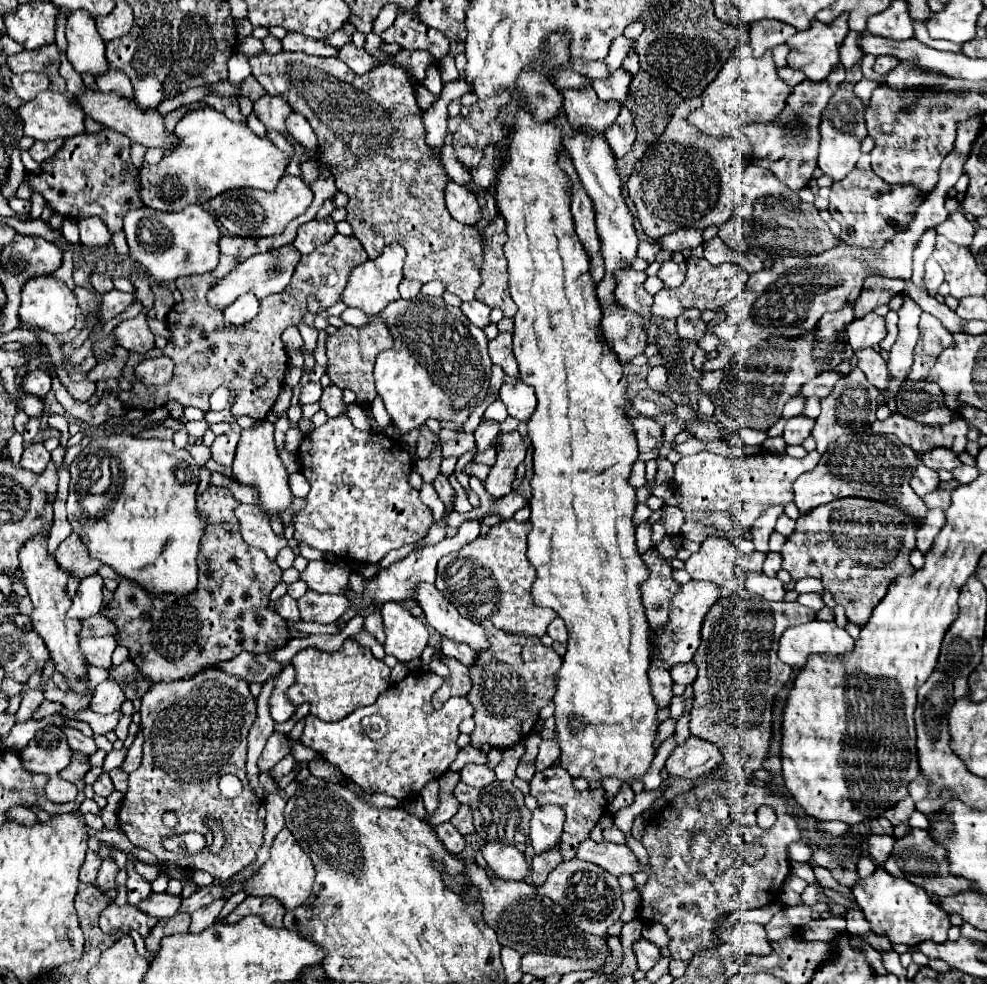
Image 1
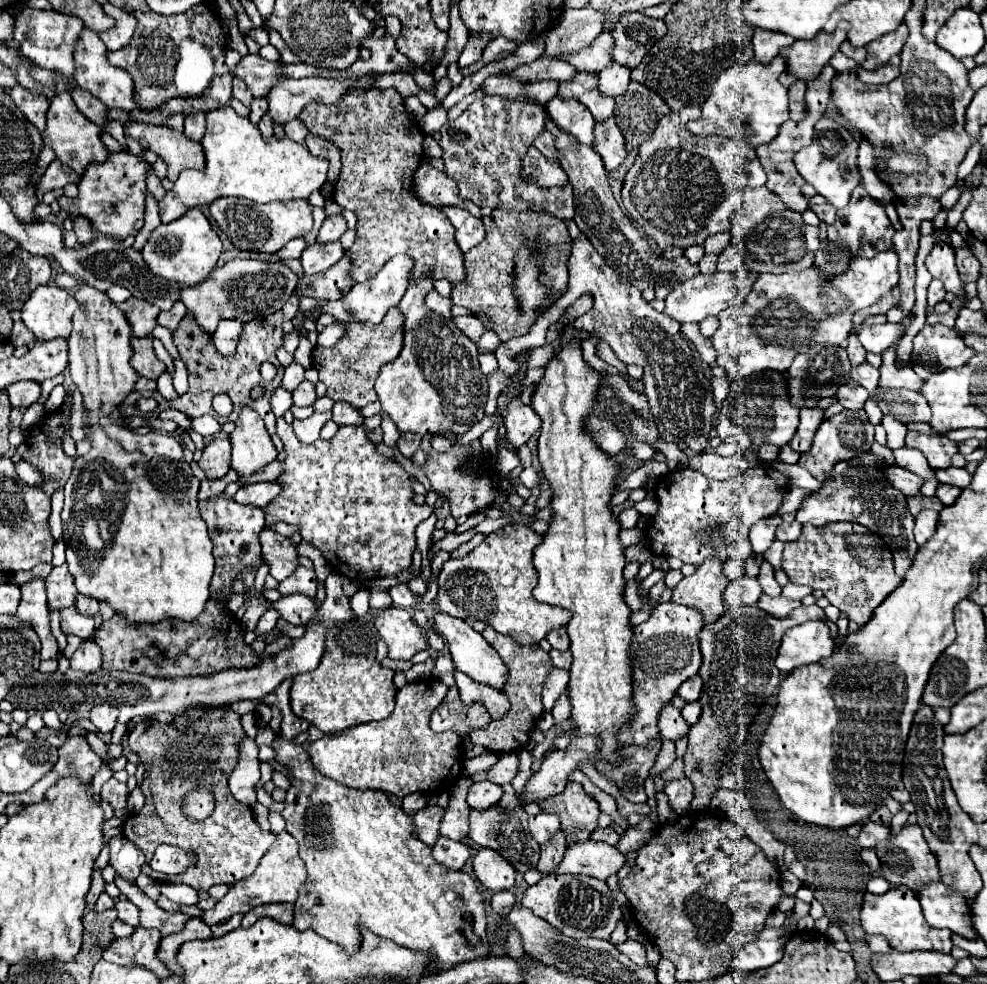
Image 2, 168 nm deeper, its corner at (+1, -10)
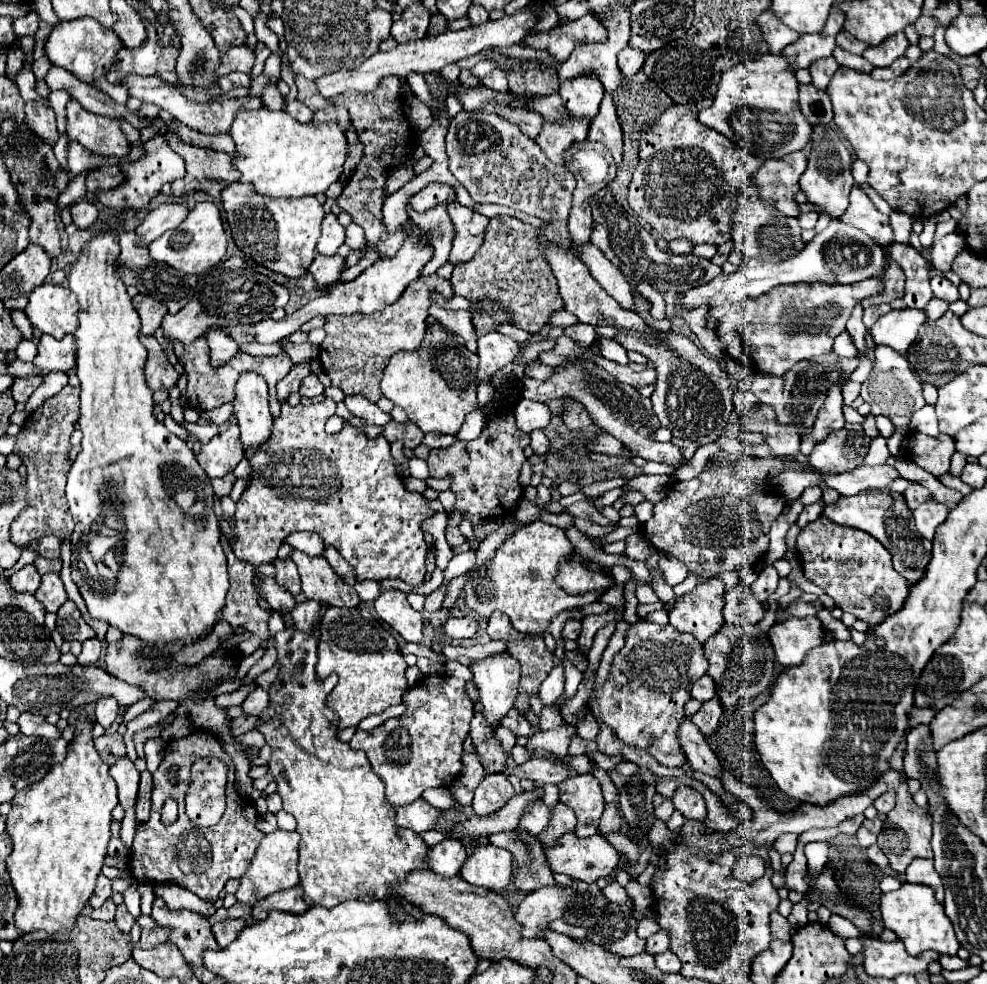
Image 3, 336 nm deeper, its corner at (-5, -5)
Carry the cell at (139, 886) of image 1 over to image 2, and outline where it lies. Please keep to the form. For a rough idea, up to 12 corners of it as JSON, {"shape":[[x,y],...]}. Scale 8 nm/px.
{"shape":[[120,833],[110,839],[110,865],[136,885],[144,853]]}

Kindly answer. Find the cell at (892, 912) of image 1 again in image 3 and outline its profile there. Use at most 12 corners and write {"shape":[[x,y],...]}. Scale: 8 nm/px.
{"shape":[[930,886],[882,894],[884,926],[908,954],[956,954],[944,906]]}

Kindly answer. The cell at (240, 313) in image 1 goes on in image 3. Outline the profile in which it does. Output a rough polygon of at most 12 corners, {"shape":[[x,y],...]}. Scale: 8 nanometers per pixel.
{"shape":[[210,328],[206,340],[212,368],[226,364],[238,344],[224,328]]}

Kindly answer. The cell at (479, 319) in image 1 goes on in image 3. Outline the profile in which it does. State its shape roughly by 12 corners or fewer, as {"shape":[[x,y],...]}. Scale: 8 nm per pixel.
{"shape":[[430,306],[430,316],[466,340],[477,353],[477,336],[468,310]]}

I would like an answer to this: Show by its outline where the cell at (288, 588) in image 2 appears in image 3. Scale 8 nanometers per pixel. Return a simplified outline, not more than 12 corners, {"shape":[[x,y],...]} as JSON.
{"shape":[[276,558],[274,580],[300,594],[300,576],[290,558]]}

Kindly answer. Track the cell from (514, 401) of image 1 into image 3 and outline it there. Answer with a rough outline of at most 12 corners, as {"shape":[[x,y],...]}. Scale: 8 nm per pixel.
{"shape":[[520,398],[514,418],[522,432],[546,428],[550,410],[546,404]]}

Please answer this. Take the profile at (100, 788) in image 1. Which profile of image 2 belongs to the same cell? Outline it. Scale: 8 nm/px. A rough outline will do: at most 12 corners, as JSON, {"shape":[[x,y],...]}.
{"shape":[[106,781],[100,797],[126,817],[126,783]]}

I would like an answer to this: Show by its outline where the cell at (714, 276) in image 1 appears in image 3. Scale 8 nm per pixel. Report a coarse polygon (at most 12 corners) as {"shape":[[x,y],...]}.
{"shape":[[830,222],[800,254],[748,260],[682,294],[686,310],[756,298],[778,284],[876,278],[886,250]]}

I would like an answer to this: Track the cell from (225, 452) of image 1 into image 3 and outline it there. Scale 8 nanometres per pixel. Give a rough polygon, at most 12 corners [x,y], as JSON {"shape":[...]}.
{"shape":[[238,424],[196,454],[210,478],[222,478],[244,458]]}

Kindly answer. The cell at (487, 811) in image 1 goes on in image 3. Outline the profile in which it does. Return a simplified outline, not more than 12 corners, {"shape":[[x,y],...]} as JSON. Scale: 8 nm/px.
{"shape":[[518,830],[490,834],[514,856],[514,886],[534,892],[554,886],[536,836]]}

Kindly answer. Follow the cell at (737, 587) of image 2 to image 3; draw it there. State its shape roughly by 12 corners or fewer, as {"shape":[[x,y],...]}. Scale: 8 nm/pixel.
{"shape":[[740,586],[726,592],[726,624],[755,624],[766,606]]}

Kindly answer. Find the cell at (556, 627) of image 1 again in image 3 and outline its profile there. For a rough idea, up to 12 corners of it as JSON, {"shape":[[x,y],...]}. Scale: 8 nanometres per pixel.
{"shape":[[570,618],[564,624],[562,638],[578,640],[582,622]]}

